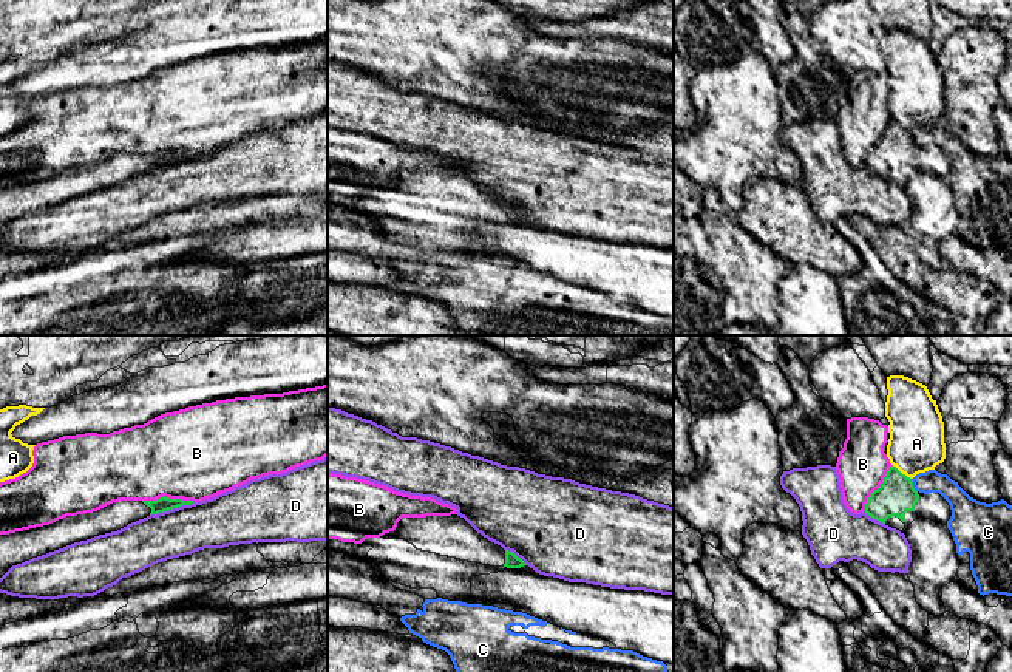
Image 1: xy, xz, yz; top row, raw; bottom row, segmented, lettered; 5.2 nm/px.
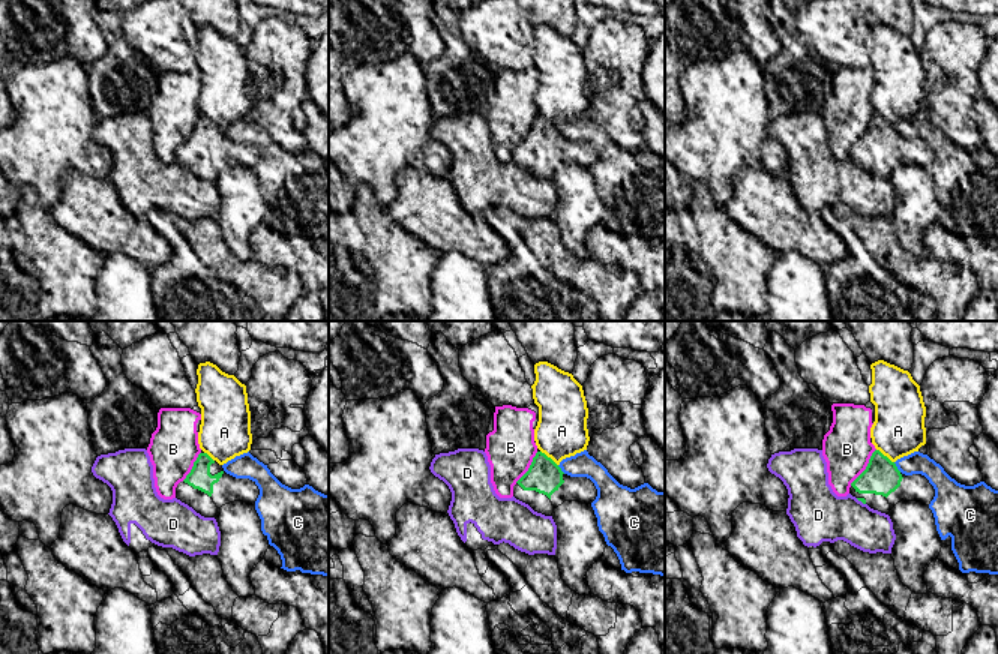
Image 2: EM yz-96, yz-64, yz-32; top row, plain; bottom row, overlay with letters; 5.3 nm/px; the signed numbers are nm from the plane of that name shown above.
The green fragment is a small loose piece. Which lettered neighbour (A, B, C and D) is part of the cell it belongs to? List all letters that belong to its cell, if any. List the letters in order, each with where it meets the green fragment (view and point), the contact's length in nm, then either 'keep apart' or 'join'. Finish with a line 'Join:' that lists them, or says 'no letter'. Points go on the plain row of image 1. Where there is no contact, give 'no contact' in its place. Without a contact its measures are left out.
A: yz (899, 125) | 130 nm | keep apart
B: xy (169, 152) | 280 nm | keep apart
C: yz (912, 139) | 80 nm | keep apart
D: xy (172, 162) | 240 nm | keep apart
Join: no letter

